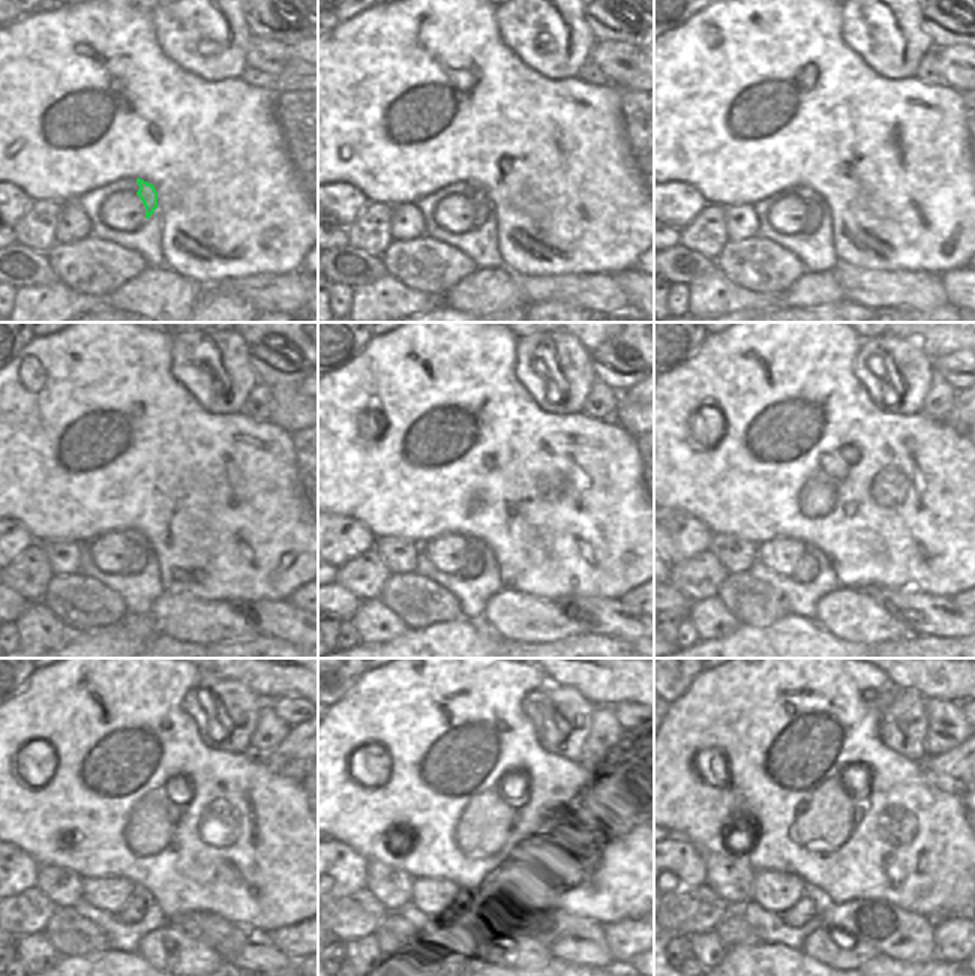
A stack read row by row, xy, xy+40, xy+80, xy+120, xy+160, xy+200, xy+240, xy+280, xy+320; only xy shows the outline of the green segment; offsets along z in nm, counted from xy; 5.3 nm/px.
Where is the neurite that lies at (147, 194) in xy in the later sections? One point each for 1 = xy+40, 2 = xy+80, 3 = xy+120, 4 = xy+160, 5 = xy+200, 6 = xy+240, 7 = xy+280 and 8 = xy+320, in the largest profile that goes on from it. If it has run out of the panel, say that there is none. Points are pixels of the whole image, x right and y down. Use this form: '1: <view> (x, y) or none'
1: xy+40 (480, 210)
2: xy+80 (813, 213)
3: xy+120 (138, 556)
4: xy+160 (473, 562)
5: xy+200 (806, 571)
6: xy+240 (134, 909)
7: xy+280 (470, 909)
8: xy+320 (806, 909)

